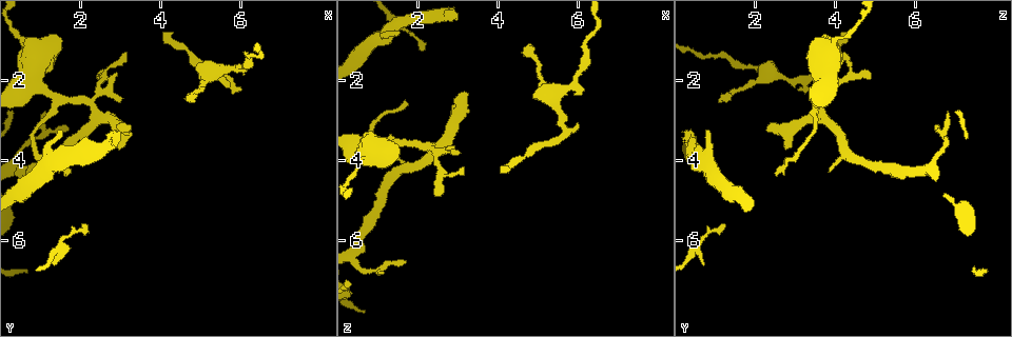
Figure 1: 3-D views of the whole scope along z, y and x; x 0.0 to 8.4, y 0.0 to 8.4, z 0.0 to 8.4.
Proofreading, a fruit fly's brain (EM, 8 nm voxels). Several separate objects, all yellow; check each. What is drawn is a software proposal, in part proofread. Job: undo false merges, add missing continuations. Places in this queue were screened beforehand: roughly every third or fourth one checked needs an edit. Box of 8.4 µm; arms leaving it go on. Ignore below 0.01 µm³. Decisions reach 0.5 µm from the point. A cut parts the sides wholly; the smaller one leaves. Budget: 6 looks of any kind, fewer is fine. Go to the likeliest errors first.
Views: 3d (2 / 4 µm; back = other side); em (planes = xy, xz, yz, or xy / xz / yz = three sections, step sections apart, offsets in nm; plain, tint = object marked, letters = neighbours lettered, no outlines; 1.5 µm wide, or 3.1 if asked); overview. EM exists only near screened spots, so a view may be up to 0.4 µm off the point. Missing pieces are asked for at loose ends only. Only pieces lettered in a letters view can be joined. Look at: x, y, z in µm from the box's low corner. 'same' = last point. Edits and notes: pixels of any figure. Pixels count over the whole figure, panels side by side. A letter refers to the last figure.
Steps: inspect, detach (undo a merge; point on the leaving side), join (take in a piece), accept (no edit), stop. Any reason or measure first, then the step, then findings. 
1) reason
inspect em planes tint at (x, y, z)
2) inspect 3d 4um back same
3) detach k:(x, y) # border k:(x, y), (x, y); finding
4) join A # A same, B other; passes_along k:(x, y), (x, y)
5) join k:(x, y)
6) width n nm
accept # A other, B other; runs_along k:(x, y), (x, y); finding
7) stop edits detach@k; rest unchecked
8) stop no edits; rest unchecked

branch stops here
inspect em yz step 4 tint at (4.05, 0.80, 4.10)

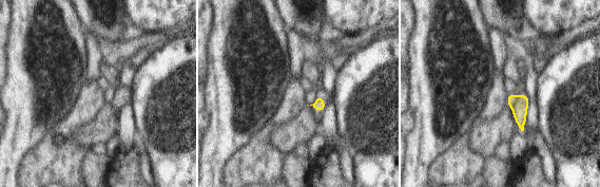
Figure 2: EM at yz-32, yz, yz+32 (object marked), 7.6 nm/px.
inspect em planes letters same

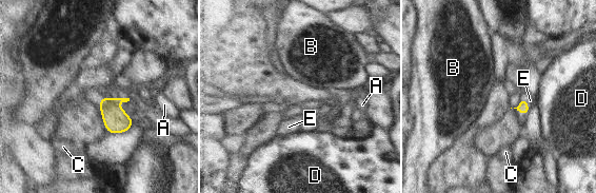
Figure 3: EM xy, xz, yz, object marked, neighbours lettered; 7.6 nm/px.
join E # A other, B other, C other, D other, E same; passes_along 3:(522, 107), (525, 102), (530, 100); the neuron continues

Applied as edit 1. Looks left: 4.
tapers out
inspect 3d 4um at (2.20, 5.55, 1.20)

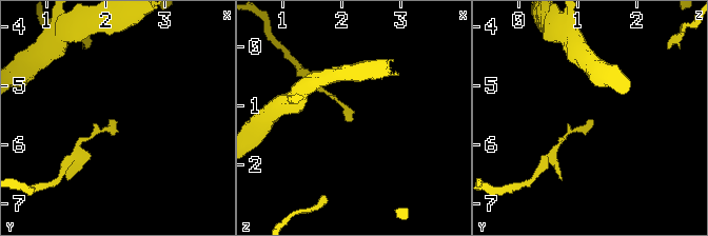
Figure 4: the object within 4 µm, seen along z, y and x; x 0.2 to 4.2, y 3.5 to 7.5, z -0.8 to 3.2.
inspect em planes letters at (2.20, 5.60, 1.25)

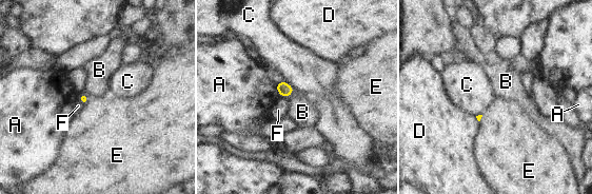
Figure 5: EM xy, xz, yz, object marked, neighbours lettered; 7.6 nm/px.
accept # A other, B other, C other, D other, E other, F other; border 5:(295, 90), (287, 98); no lettered piece goes on from it

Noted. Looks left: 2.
tapers out
inspect em planes letters at (1.55, 3.20, 0.75)

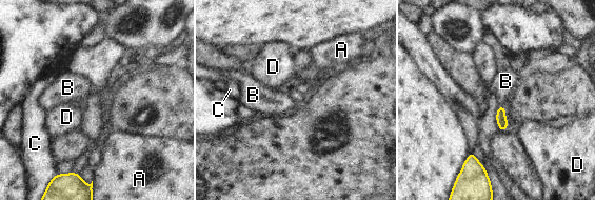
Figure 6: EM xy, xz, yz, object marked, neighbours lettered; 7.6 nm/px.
join B # A other, B same, C other, D other; passes_along 6:(501, 120), (501, 105), (506, 81); the neuron continues

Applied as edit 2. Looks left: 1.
stop edits join@3, join@6; rest unchecked

